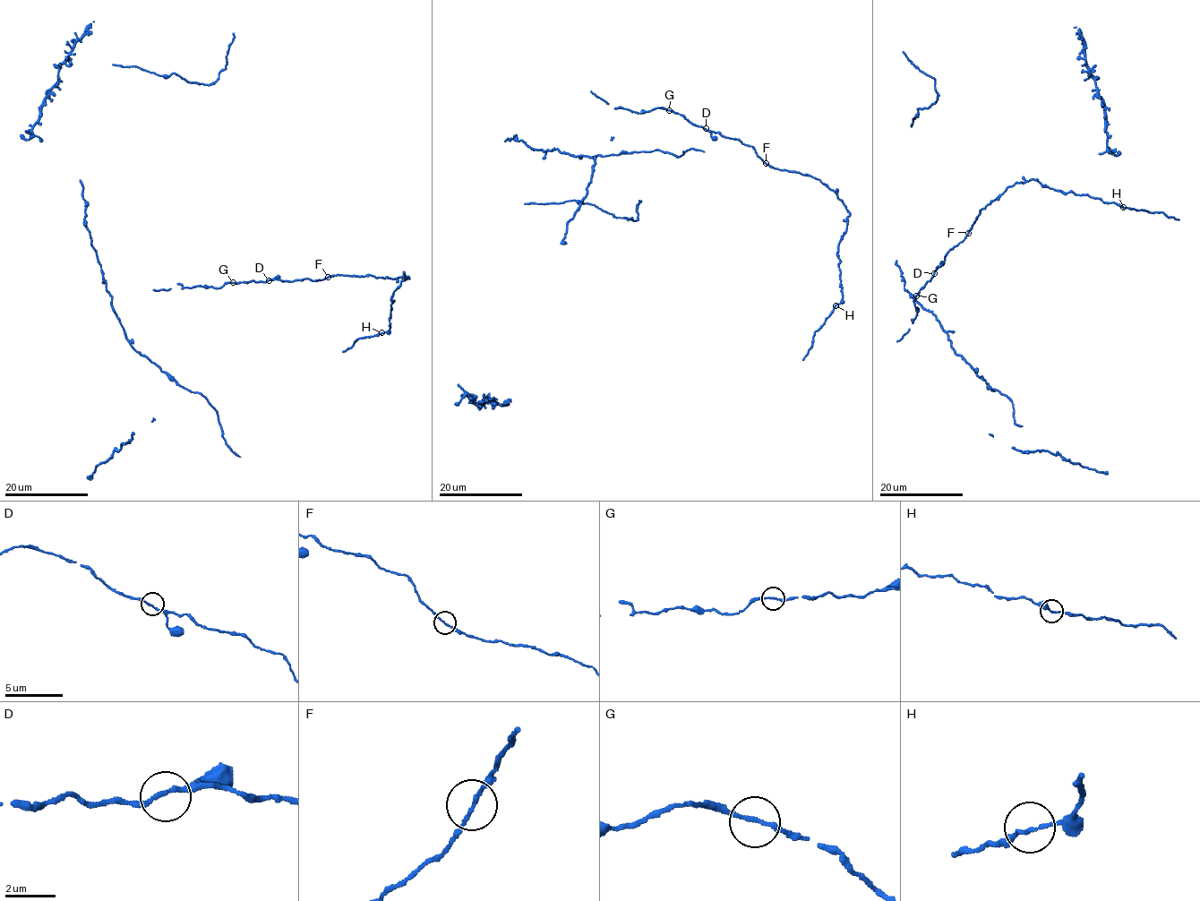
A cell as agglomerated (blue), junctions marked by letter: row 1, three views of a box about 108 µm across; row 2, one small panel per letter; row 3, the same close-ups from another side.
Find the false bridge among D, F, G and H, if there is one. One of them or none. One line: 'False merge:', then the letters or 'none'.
False merge: none

